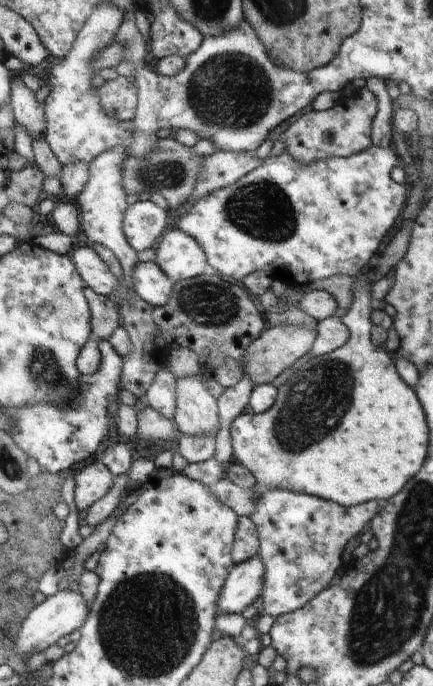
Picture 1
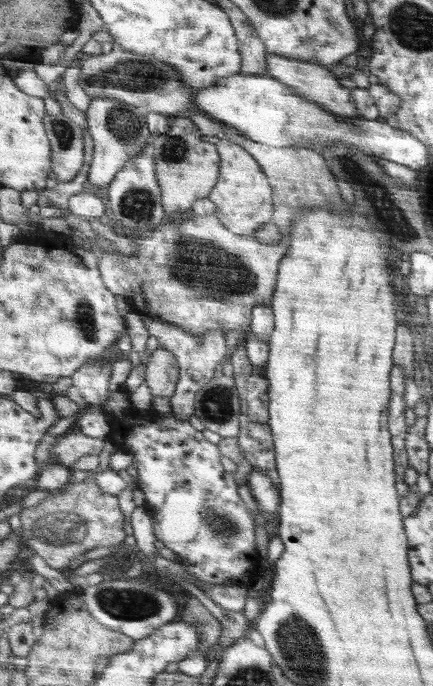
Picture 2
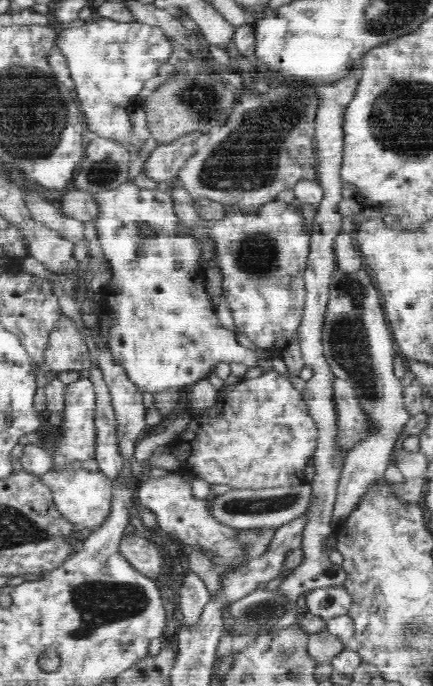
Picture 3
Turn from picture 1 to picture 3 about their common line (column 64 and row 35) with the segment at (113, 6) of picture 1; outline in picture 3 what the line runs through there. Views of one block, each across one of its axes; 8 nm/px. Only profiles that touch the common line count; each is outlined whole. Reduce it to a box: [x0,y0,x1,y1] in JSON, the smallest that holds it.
[55,17,172,151]

